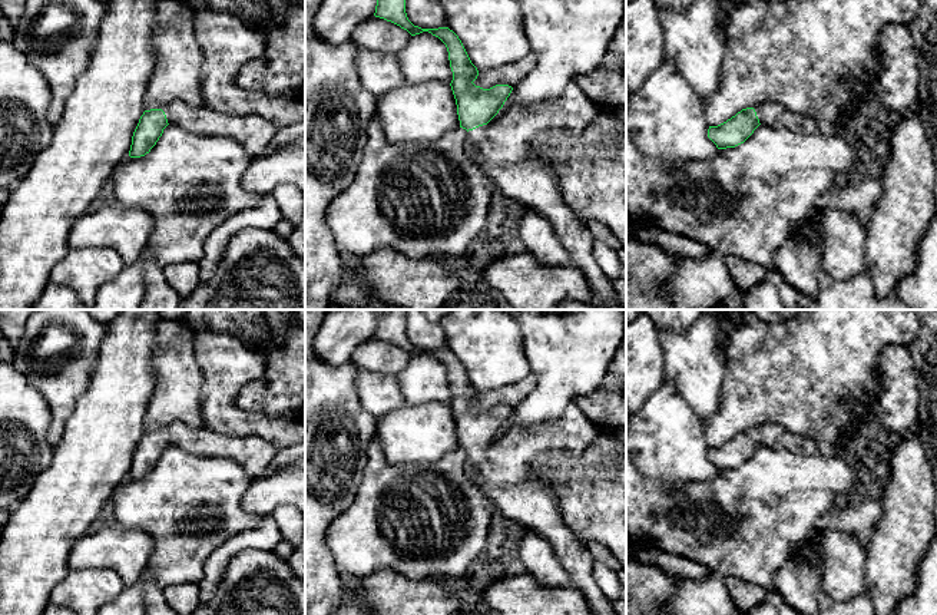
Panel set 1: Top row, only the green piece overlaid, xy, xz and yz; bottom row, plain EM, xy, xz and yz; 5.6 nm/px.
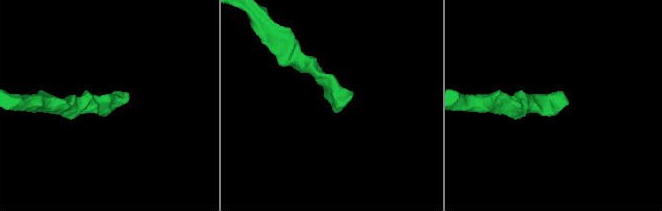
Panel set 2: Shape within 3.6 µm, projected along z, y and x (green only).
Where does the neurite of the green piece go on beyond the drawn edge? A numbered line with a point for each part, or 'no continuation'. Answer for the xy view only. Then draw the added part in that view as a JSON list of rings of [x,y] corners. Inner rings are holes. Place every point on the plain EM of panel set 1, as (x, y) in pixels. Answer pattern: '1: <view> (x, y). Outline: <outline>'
1: xy (254, 453). Outline: [[[173,421],[162,429],[169,446],[178,446],[198,456],[236,460],[252,479],[265,473],[278,447],[258,436],[221,436],[206,427],[191,427]]]

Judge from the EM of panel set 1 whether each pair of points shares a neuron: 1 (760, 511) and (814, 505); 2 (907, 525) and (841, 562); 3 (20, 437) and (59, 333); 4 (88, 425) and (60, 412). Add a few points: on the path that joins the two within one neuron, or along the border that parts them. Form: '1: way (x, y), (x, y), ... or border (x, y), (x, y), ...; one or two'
1: way (772, 509), (781, 505), (801, 505); one
2: border (864, 548), (864, 577), (867, 582); two
3: border (15, 366), (42, 394), (50, 412), (50, 422); two
4: border (88, 387), (78, 399), (73, 413), (55, 446); two

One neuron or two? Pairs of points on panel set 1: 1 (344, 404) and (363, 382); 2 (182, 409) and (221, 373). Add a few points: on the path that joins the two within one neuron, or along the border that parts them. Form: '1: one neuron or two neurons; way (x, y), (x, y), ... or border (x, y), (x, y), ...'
1: two neurons; border (358, 370), (356, 377), (358, 400), (376, 417)
2: two neurons; border (194, 357), (204, 376), (202, 425)

